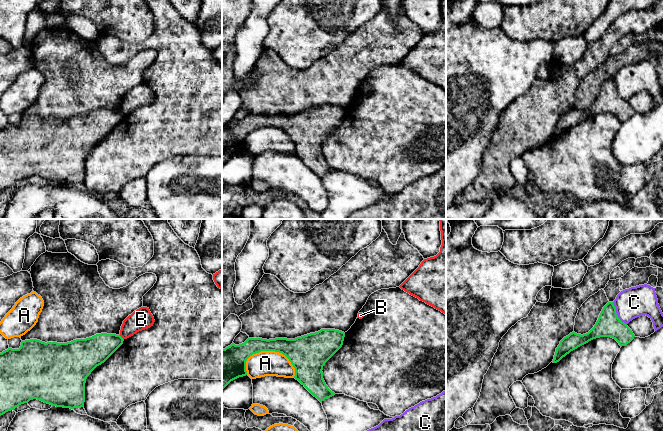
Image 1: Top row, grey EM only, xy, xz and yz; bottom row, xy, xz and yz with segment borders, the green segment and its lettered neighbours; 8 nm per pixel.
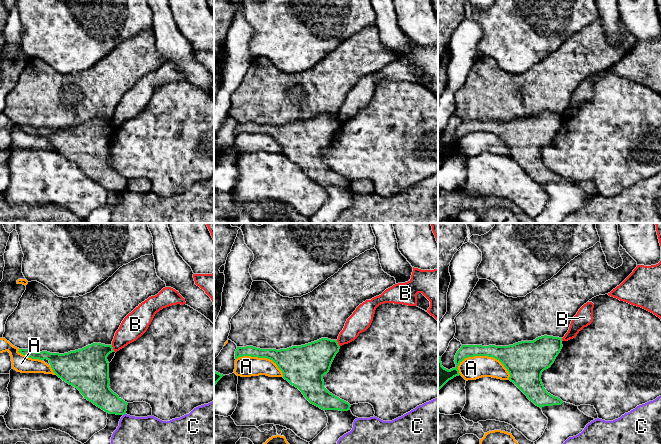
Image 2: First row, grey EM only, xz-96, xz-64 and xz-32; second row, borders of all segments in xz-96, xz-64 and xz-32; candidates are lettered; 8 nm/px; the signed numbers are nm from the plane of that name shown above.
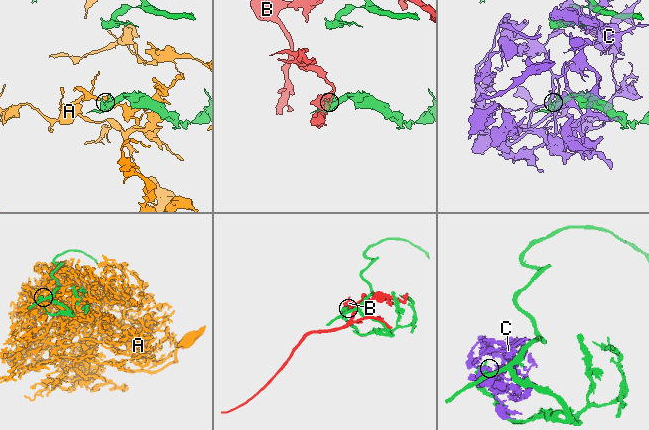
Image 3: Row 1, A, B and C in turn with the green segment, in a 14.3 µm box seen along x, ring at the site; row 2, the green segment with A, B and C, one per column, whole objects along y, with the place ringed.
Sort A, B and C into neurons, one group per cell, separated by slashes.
A / B / C

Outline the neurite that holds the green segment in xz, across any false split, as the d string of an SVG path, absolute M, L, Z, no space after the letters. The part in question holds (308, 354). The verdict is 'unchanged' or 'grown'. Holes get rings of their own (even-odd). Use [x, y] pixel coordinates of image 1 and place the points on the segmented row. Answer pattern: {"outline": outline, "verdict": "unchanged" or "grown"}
{"outline": "M321 329L295 339L248 338L244 343L222 349L222 390L233 380L247 375L246 361L261 351L275 351L285 355L295 368L294 378L298 380L320 402L335 395L323 379L323 366L342 347L345 333L335 329Z", "verdict": "unchanged"}

